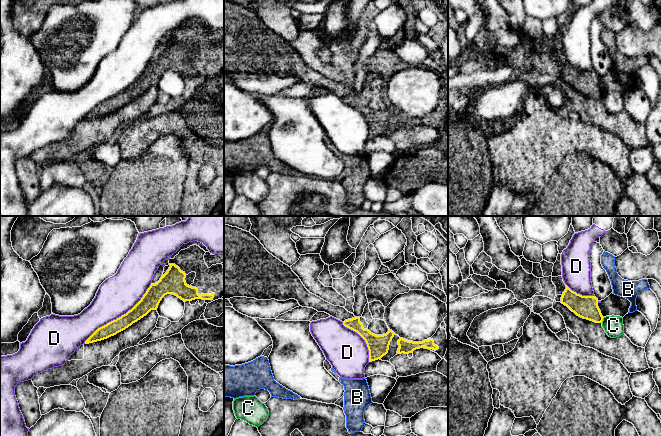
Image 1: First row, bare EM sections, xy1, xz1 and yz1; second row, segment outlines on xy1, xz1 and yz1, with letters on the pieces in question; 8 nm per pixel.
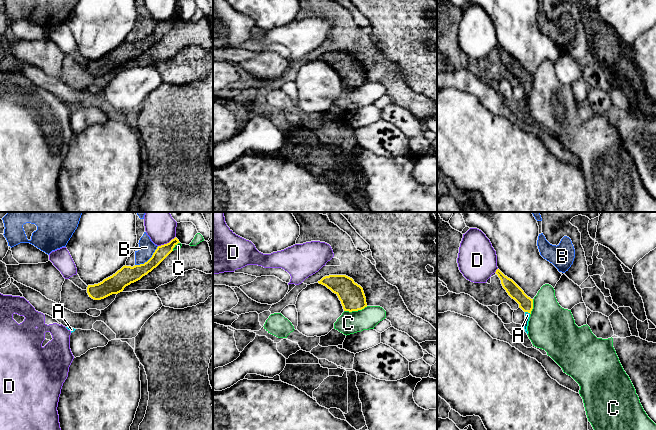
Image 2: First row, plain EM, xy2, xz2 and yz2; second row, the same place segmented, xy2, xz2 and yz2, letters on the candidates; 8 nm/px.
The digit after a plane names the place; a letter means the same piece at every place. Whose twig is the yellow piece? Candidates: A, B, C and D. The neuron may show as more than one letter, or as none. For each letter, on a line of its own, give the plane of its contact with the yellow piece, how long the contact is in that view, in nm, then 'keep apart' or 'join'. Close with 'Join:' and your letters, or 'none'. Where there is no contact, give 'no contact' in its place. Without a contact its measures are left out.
A: meets yellow in yz2; contact 50 nm long; join
B: meets yellow in xy2; contact 240 nm long; keep apart
C: meets yellow in xz2; contact 200 nm long; keep apart
D: meets yellow in xy1; contact 700 nm long; keep apart
Join: A

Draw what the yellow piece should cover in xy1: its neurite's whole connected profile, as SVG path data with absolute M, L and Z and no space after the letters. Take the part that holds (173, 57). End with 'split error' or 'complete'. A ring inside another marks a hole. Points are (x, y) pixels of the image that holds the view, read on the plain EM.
M197 21L181 26L174 35L169 35L170 43L160 56L151 60L141 76L126 90L98 104L85 120L107 115L125 106L146 92L151 86L157 86L162 74L173 70L183 76L202 75L211 79L224 73L224 30L212 31ZM195 48L194 59L186 60L185 54Z; split error

